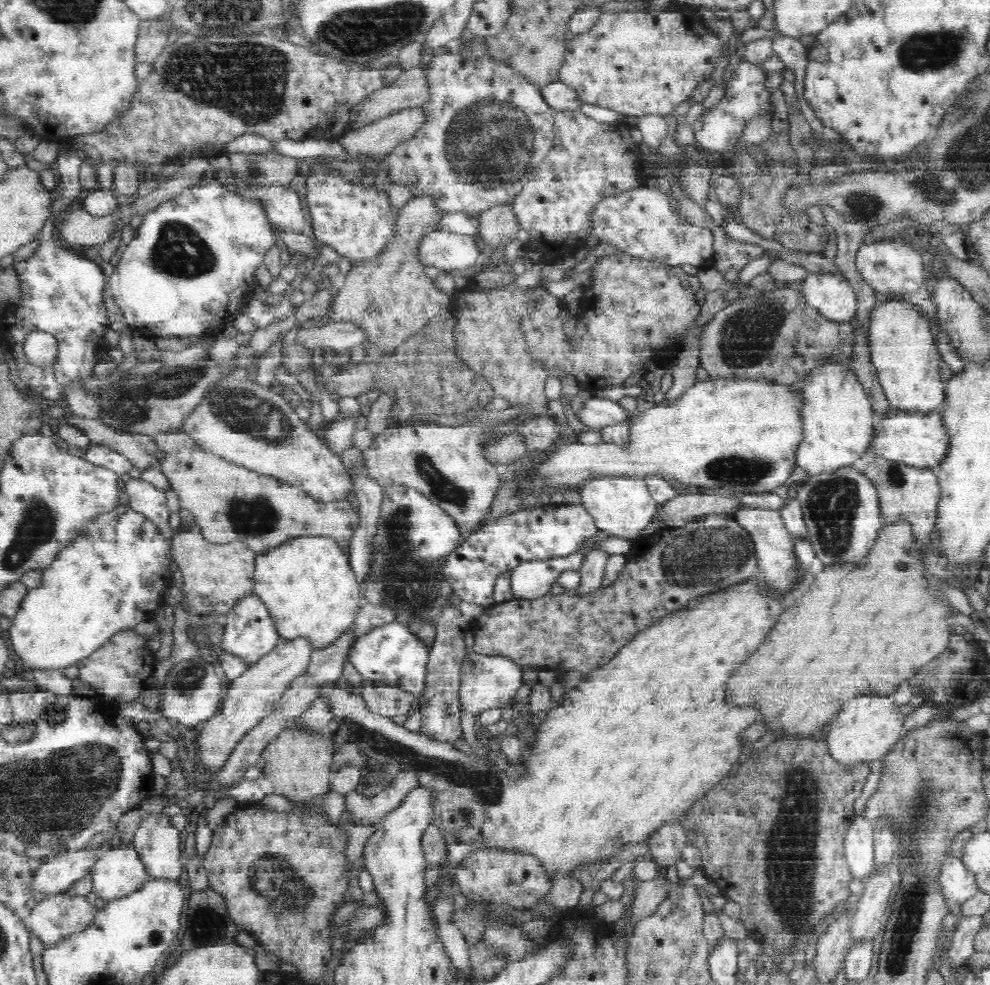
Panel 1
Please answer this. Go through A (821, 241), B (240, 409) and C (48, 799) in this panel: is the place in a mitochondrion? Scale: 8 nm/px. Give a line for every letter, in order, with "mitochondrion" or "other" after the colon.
A: other
B: mitochondrion
C: mitochondrion

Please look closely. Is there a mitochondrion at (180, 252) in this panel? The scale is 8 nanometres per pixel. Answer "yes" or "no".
yes

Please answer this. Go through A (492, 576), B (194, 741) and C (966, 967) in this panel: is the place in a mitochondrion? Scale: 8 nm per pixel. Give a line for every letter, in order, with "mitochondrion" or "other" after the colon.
A: other
B: other
C: other

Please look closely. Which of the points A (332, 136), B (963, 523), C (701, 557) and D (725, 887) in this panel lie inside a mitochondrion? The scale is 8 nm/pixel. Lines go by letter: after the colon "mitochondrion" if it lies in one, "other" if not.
A: other
B: other
C: mitochondrion
D: other

